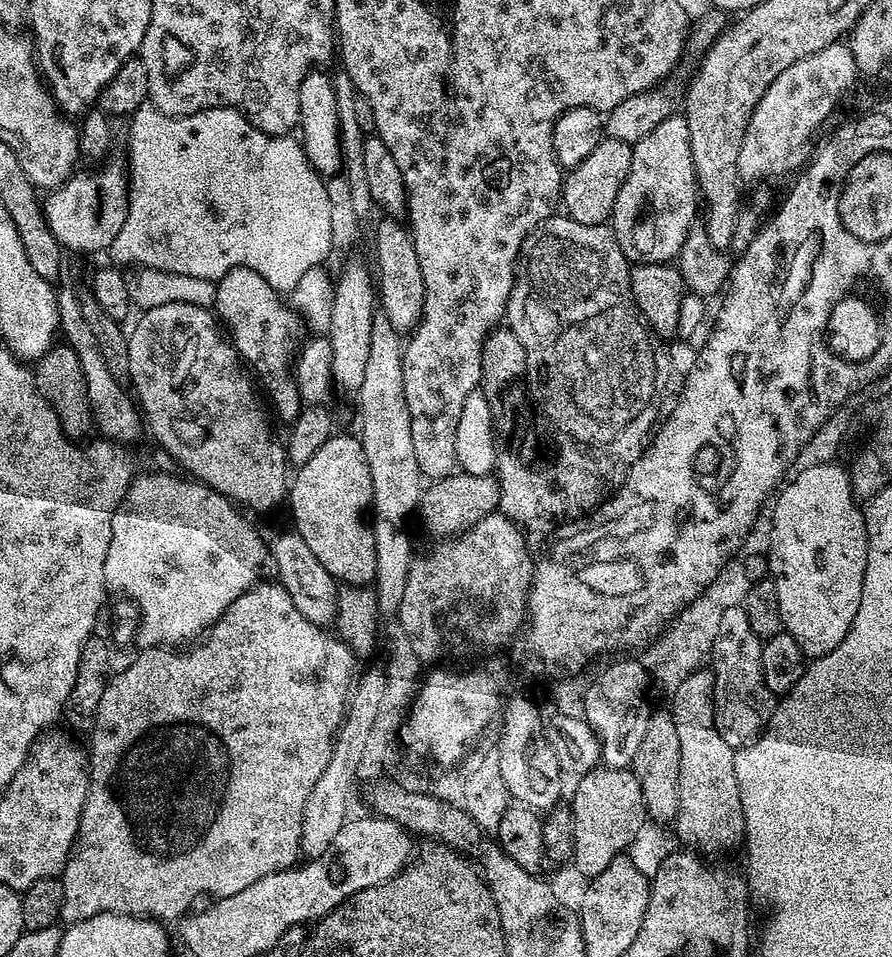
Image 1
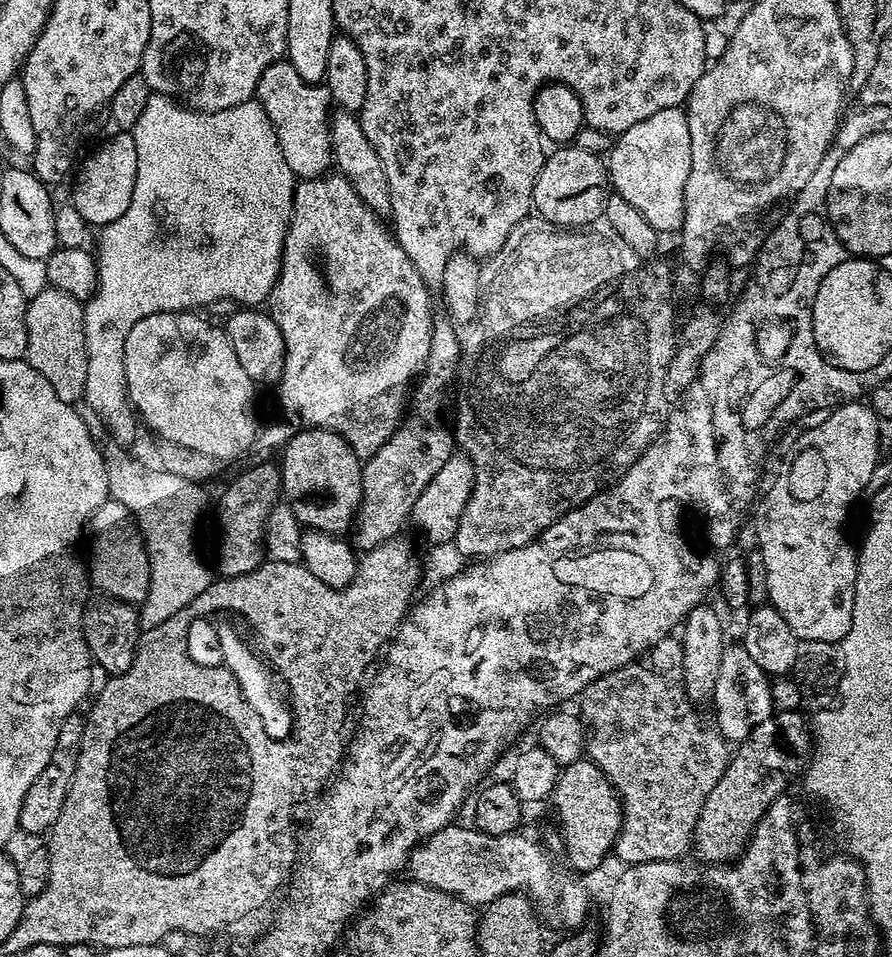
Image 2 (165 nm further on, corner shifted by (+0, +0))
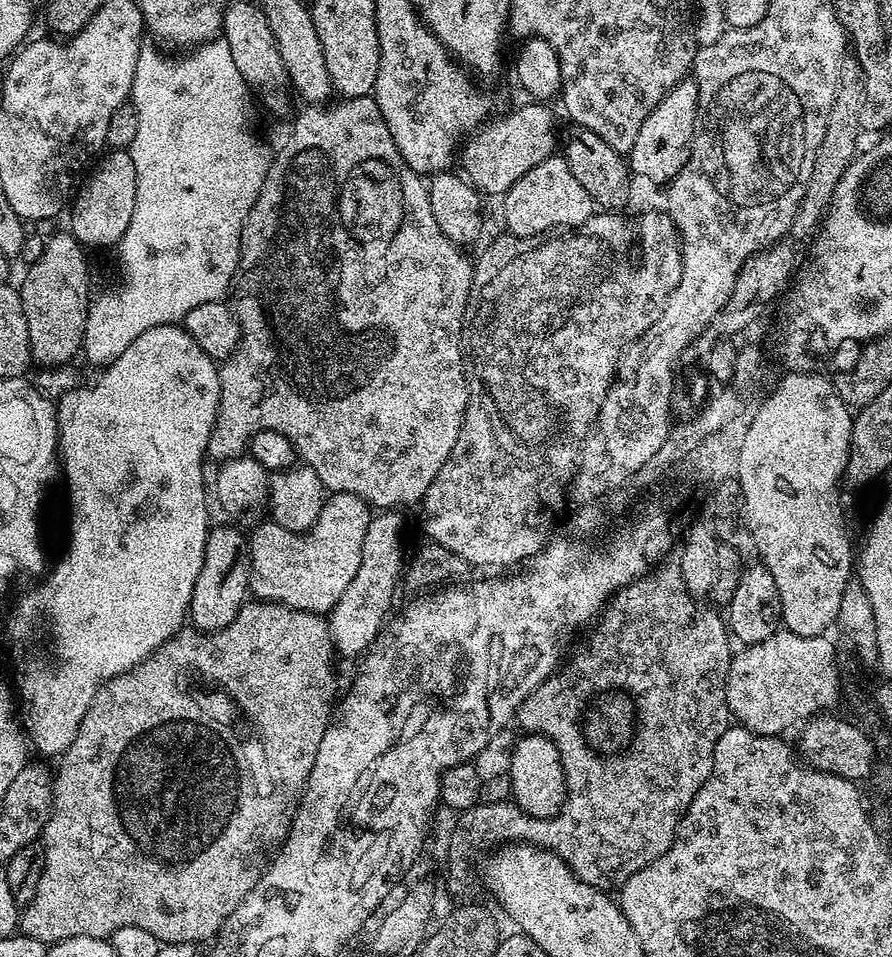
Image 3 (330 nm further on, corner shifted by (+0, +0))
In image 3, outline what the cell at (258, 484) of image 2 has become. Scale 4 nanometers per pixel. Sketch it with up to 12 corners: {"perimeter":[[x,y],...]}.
{"perimeter":[[209,529],[187,619],[216,632],[250,596],[246,536]]}

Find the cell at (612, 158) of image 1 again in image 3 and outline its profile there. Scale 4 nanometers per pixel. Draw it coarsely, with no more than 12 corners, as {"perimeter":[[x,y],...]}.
{"perimeter":[[563,155],[502,197],[509,233],[576,230],[594,213]]}

